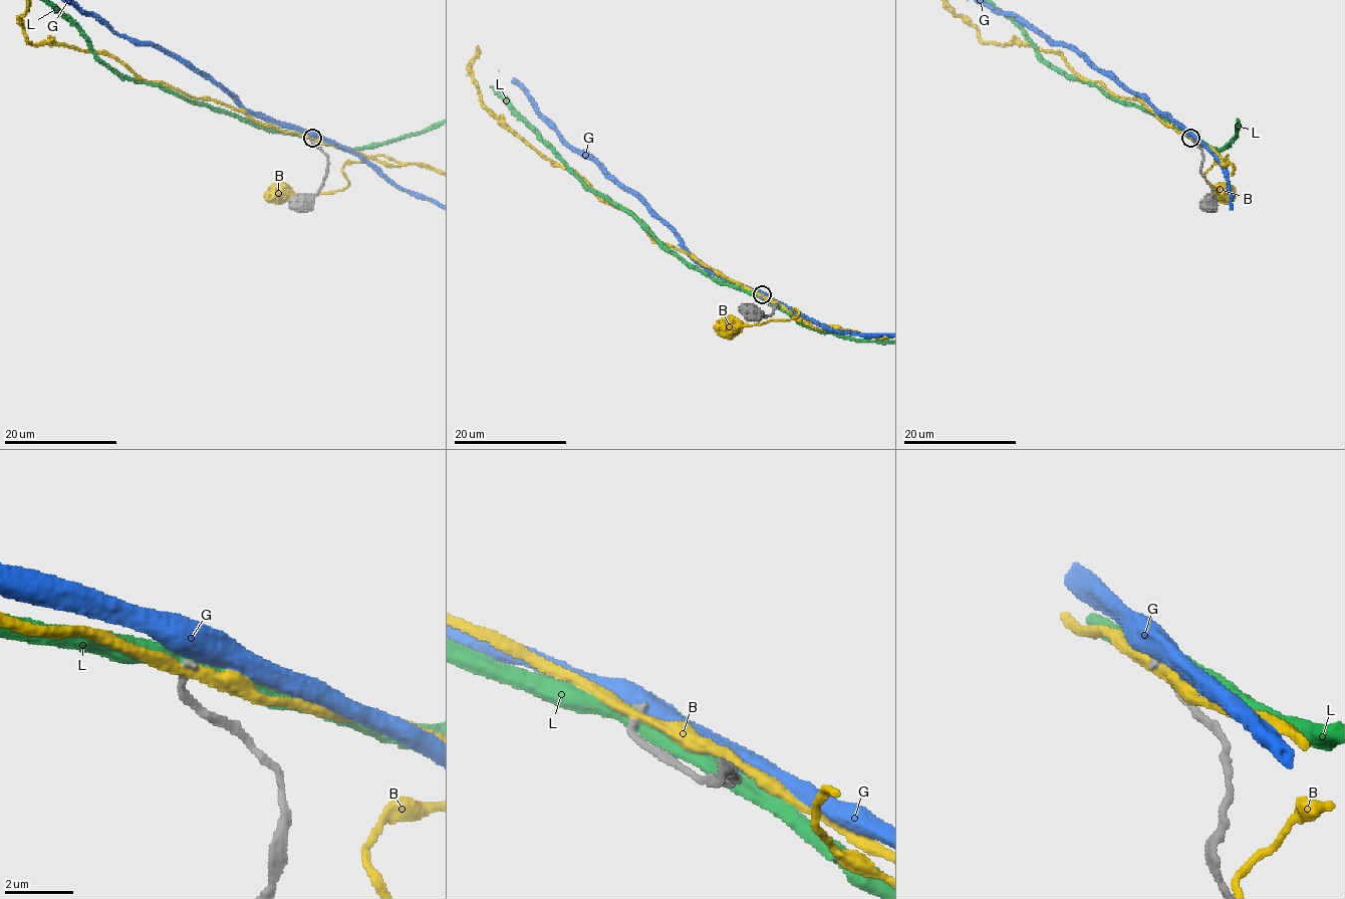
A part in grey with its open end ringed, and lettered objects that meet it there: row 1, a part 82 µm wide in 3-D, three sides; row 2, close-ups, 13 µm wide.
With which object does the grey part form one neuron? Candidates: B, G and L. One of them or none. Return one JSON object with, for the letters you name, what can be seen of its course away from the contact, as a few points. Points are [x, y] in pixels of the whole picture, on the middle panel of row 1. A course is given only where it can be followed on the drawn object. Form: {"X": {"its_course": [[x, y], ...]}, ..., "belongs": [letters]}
{"belongs": []}

